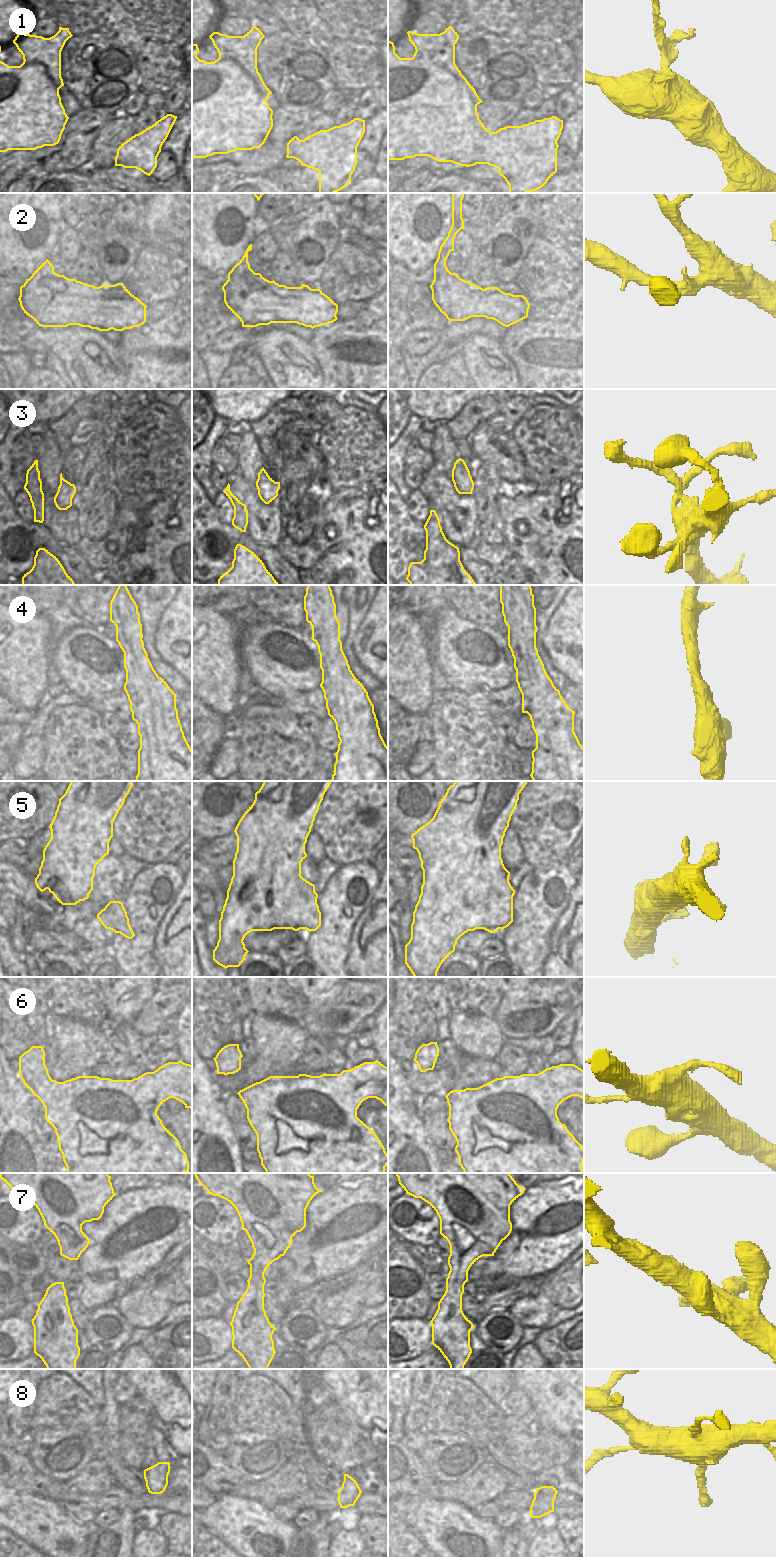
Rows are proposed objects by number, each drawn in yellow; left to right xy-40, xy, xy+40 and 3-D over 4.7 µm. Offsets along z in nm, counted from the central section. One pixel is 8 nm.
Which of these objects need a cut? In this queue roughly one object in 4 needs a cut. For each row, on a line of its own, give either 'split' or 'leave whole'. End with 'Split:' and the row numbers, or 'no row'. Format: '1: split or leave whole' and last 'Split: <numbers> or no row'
1: split
2: leave whole
3: leave whole
4: leave whole
5: leave whole
6: split
7: leave whole
8: leave whole
Split: 1, 6

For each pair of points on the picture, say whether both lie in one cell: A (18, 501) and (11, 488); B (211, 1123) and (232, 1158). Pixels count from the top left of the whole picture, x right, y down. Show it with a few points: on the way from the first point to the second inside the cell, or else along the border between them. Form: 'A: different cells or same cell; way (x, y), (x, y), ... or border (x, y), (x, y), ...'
A: different cells; border (23, 487), (12, 500)
B: same cell; way (212, 1132), (228, 1149)

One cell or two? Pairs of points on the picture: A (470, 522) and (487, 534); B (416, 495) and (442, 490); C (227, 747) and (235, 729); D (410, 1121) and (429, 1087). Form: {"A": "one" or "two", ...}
{"A": "two", "B": "two", "C": "two", "D": "two"}

